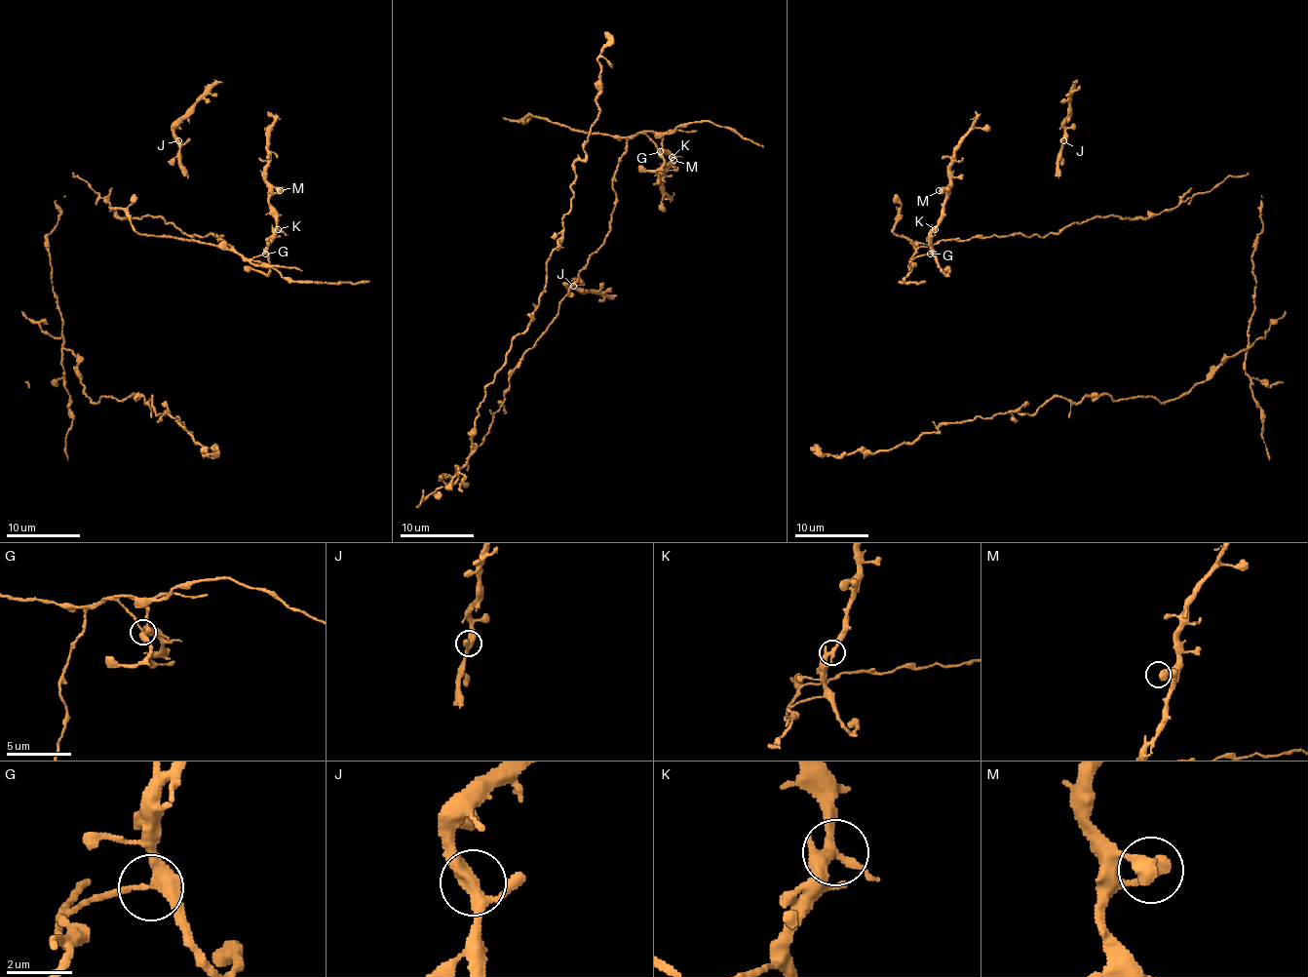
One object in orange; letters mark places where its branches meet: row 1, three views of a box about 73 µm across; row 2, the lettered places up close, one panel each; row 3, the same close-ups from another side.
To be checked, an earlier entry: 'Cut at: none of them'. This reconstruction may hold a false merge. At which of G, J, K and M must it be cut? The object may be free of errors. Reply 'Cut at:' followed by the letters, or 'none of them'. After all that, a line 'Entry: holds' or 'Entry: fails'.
Cut at: G
Entry: fails

